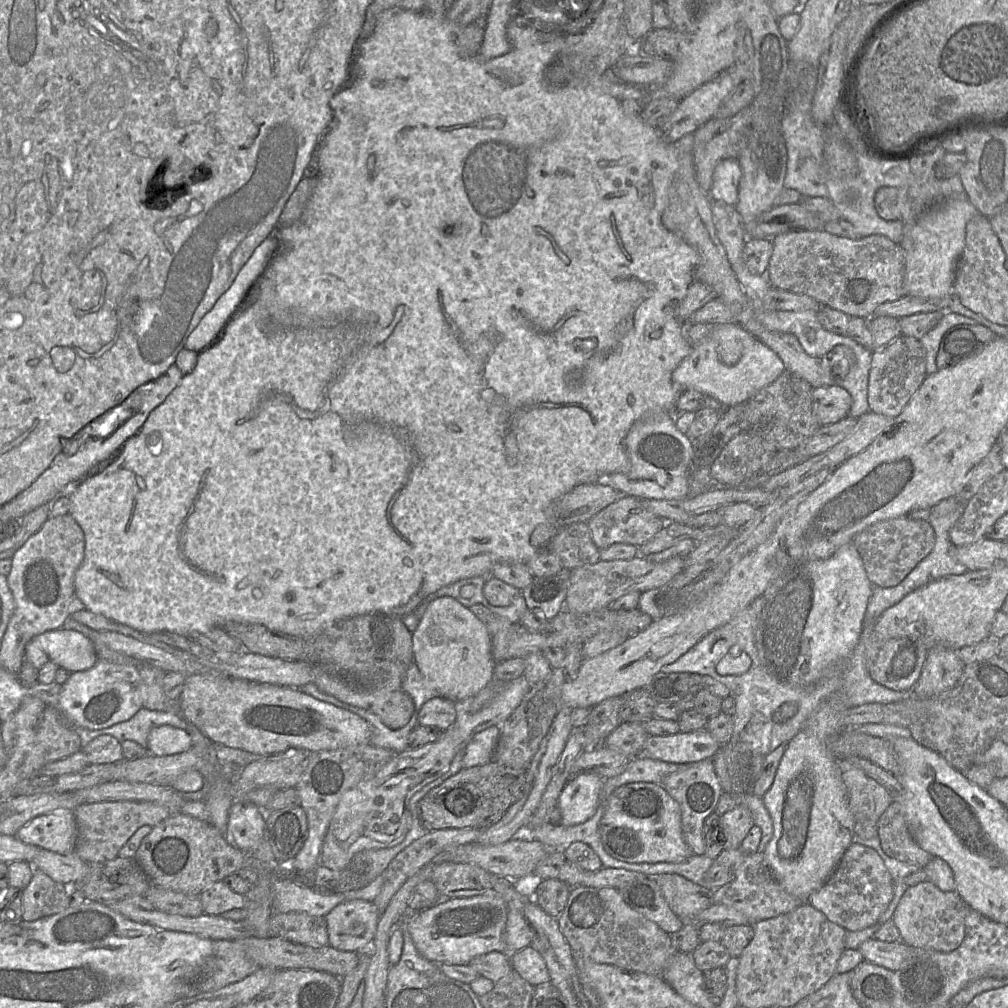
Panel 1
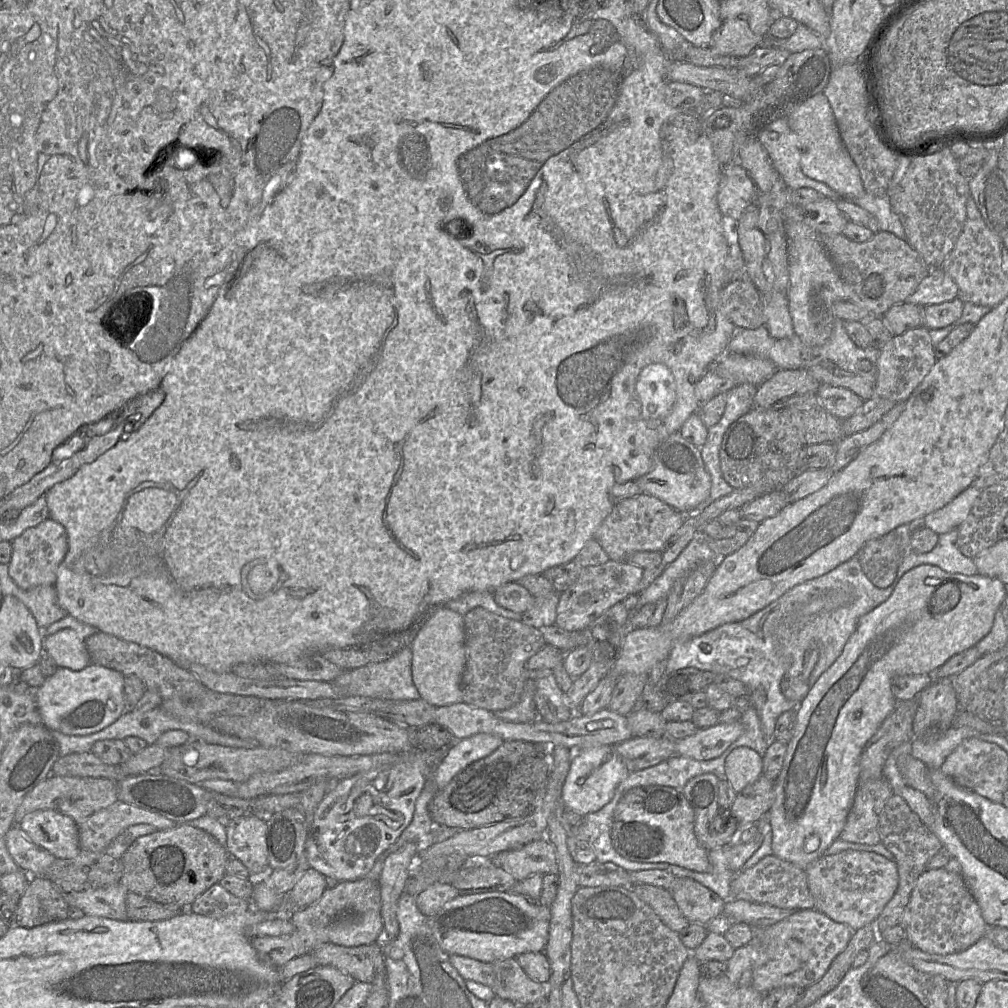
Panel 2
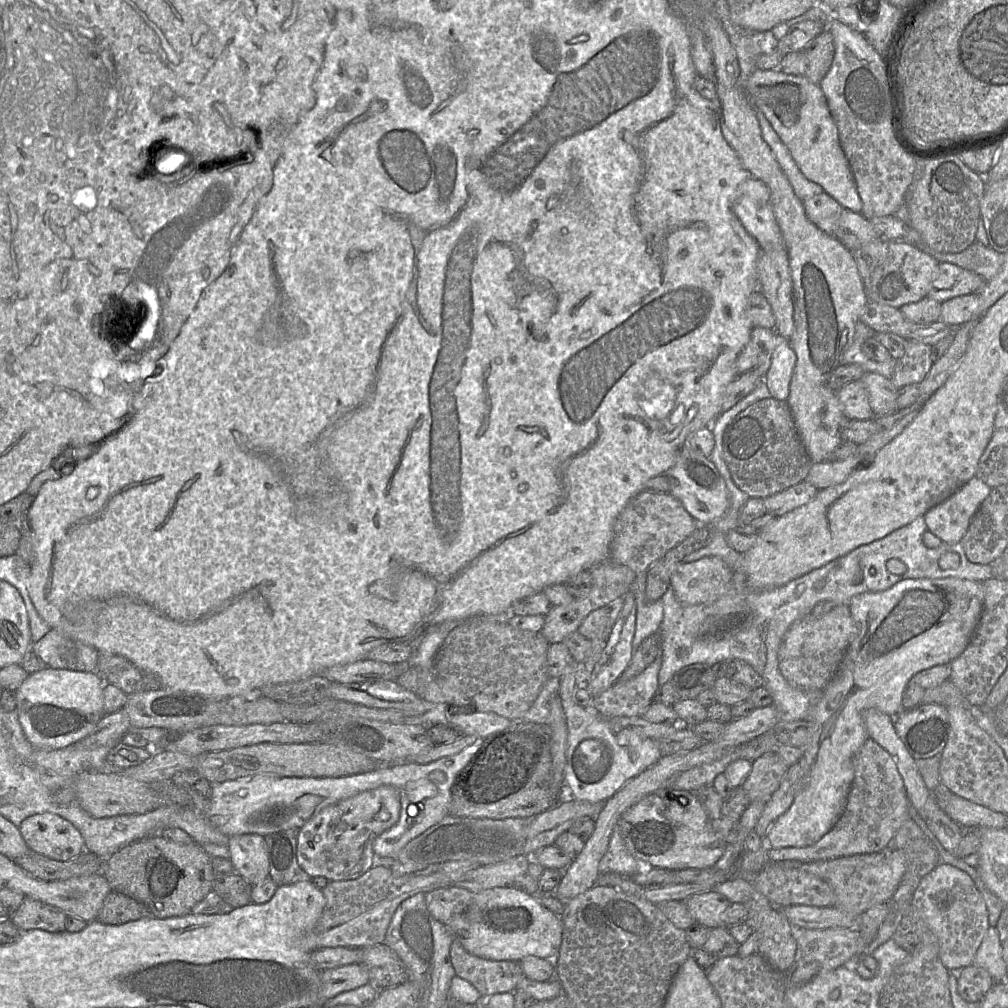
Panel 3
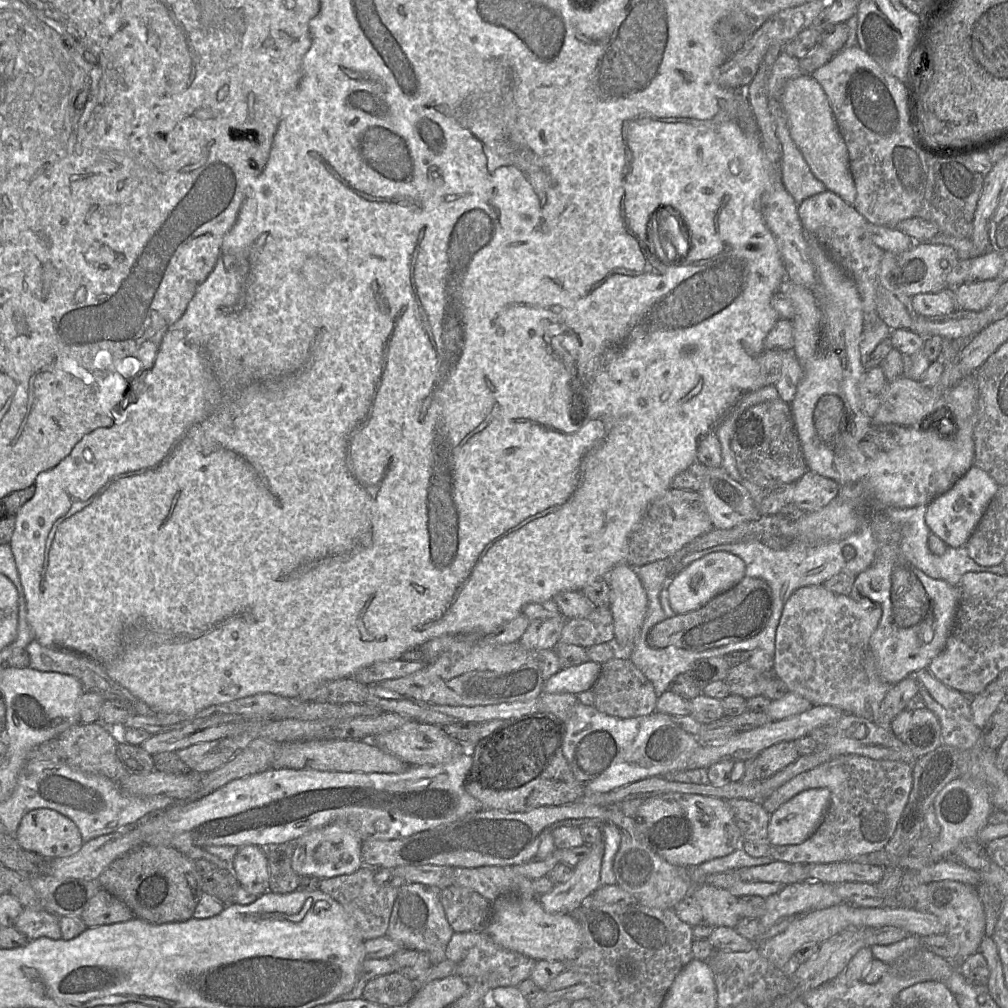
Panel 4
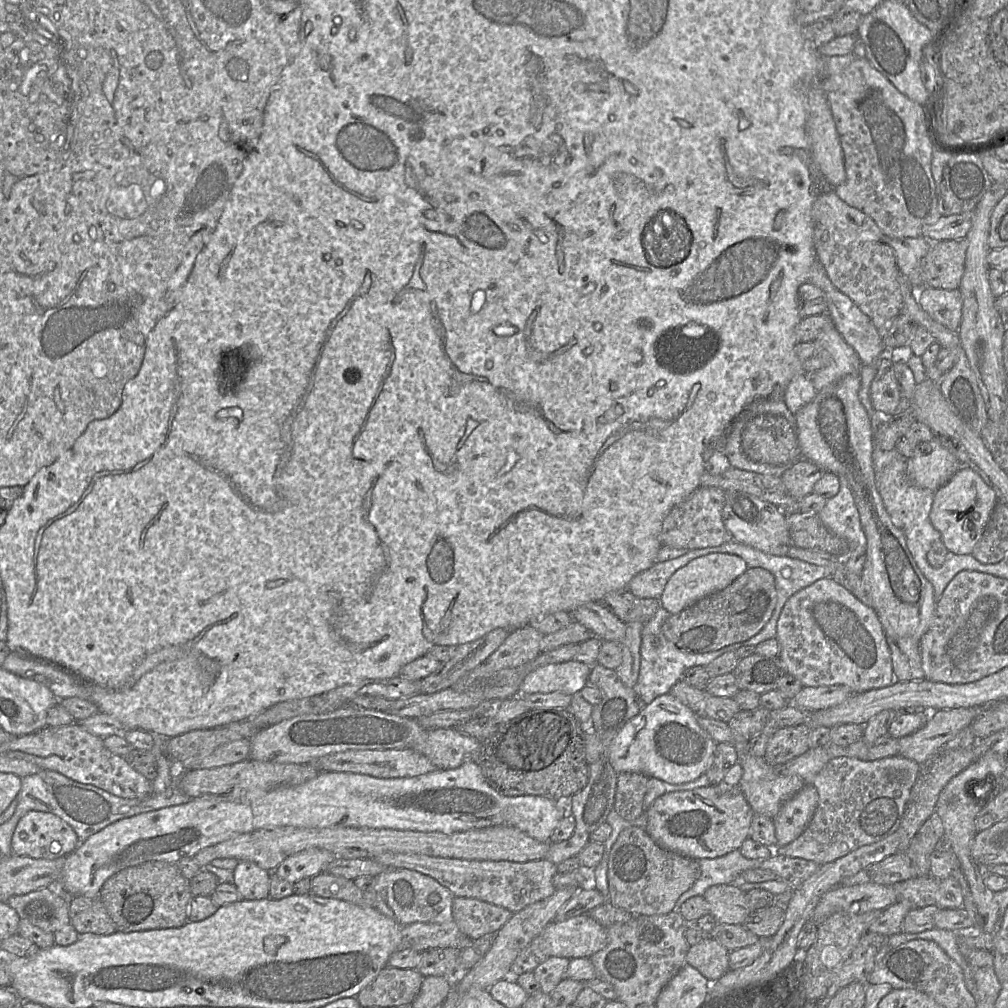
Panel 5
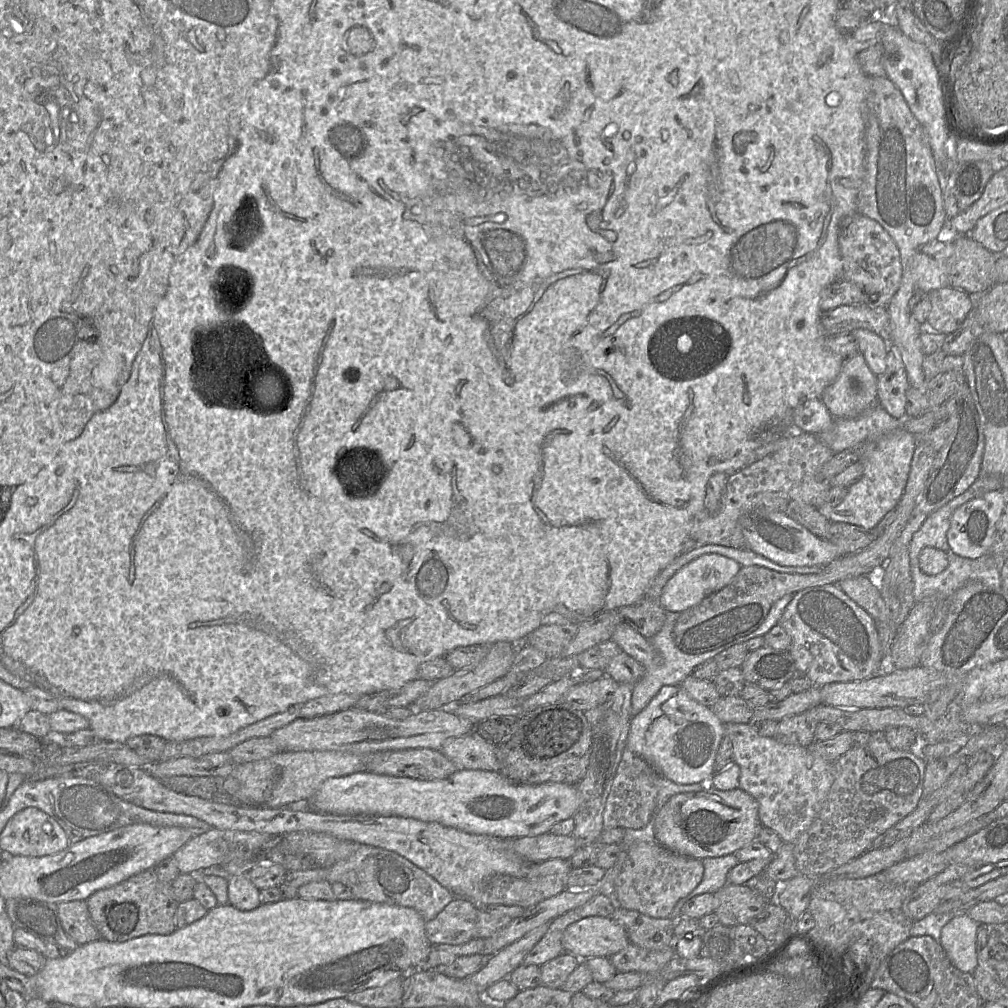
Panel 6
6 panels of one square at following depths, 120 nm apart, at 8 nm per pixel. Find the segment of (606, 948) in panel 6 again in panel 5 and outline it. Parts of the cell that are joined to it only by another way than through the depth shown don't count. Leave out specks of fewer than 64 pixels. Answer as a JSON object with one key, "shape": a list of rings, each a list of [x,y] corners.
{"shape":[[[587,914],[550,922],[537,937],[548,957],[589,958],[607,944],[606,928]]]}

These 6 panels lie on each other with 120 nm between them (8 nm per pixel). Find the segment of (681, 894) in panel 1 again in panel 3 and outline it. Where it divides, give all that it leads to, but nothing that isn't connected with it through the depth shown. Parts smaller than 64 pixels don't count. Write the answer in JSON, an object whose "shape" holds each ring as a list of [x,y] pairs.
{"shape":[[[713,890],[693,894],[684,902],[694,920],[709,929],[722,927],[722,915],[731,905],[726,896]]]}

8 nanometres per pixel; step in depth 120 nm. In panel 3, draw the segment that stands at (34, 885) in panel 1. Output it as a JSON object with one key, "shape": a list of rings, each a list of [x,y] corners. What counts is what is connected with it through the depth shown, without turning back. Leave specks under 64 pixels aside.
{"shape":[[[25,898],[11,921],[21,931],[44,930],[51,933],[66,930],[67,915],[57,907],[31,898]]]}

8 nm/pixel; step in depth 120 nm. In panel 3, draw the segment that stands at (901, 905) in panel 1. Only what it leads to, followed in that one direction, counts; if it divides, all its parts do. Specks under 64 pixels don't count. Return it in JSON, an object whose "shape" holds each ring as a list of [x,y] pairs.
{"shape":[[[941,861],[922,877],[911,904],[937,936],[939,959],[946,969],[958,972],[971,965],[989,928],[989,921],[985,901],[970,876]]]}

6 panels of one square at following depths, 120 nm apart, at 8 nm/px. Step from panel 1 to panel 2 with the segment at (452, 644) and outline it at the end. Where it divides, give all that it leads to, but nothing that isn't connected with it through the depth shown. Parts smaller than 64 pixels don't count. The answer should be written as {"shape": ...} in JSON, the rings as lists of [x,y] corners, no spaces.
{"shape":[[[446,605],[435,607],[417,627],[410,647],[412,680],[420,699],[434,707],[463,702],[461,680],[466,664],[464,616]]]}

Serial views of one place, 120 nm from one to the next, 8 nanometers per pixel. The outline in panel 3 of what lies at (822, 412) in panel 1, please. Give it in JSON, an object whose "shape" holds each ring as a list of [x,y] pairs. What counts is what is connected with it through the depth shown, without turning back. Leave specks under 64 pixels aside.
{"shape":[[[860,379],[844,385],[837,391],[837,396],[847,419],[867,420],[873,418],[868,393]]]}

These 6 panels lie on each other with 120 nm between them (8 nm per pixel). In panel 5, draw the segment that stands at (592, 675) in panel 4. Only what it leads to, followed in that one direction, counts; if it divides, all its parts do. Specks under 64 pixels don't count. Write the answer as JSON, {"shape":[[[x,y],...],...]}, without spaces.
{"shape":[[[575,660],[539,667],[524,678],[519,695],[551,692],[579,694],[588,684],[591,667]]]}

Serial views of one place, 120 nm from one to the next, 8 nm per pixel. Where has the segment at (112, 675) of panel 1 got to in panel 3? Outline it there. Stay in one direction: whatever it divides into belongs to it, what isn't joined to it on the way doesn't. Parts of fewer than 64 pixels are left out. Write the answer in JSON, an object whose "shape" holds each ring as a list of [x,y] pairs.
{"shape":[[[46,668],[29,674],[16,690],[19,722],[36,749],[61,749],[88,736],[105,715],[105,680],[97,672]]]}

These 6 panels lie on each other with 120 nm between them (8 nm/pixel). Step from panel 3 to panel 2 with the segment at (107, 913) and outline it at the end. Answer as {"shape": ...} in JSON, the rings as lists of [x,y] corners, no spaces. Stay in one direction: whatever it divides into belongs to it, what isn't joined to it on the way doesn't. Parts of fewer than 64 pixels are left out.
{"shape":[[[136,893],[126,896],[128,920],[160,921],[167,920],[185,909],[176,904],[162,904]]]}

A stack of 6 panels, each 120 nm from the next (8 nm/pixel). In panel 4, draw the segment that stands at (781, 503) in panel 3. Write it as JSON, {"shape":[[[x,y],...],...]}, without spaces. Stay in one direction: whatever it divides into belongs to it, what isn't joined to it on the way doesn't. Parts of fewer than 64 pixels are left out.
{"shape":[[[806,471],[794,483],[794,494],[790,504],[805,512],[818,511],[838,495],[839,489],[839,484],[833,479]]]}

